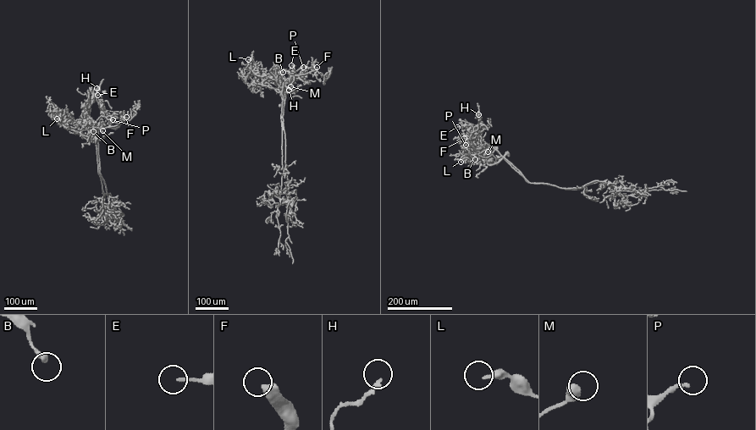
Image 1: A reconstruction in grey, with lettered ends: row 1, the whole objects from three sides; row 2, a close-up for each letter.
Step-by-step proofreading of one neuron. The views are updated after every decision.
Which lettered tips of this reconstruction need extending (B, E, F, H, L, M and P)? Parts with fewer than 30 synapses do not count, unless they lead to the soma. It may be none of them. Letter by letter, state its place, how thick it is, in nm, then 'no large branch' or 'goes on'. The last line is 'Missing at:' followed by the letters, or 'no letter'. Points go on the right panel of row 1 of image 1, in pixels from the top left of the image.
B: place (475, 159); calibre 320 nm; no large branch
E: place (457, 127); calibre 140 nm; goes on
F: place (464, 138); calibre 480 nm; goes on
H: place (478, 114); calibre 180 nm; no large branch
L: place (460, 162); calibre 280 nm; no large branch
M: place (488, 151); calibre 480 nm; no large branch
P: place (466, 145); calibre 200 nm; goes on
Missing at: E, F, P

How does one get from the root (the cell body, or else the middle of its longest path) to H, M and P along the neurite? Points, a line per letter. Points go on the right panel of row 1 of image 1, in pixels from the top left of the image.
H: (507, 153), (498, 162), (487, 163), (494, 149), (480, 140), (482, 126), (478, 114)
M: (507, 153), (498, 162), (488, 165), (487, 162), (495, 147), (488, 148), (488, 151)
P: (507, 153), (498, 162), (488, 165), (487, 162), (495, 147), (479, 137), (466, 145)

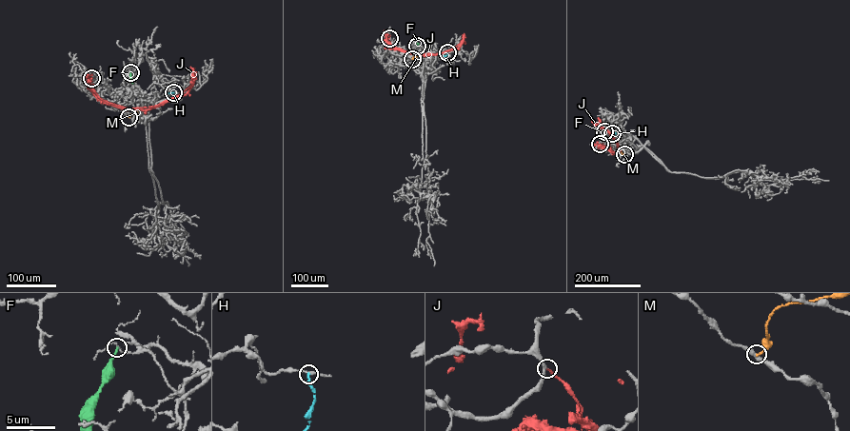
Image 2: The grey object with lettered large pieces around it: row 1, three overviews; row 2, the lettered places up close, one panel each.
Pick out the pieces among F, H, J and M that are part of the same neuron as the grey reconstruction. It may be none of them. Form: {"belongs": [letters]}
{"belongs": []}

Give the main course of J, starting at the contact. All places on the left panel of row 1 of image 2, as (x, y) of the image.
J: (91, 78), (88, 86), (100, 100), (145, 110), (185, 95), (193, 78), (185, 90), (165, 101)

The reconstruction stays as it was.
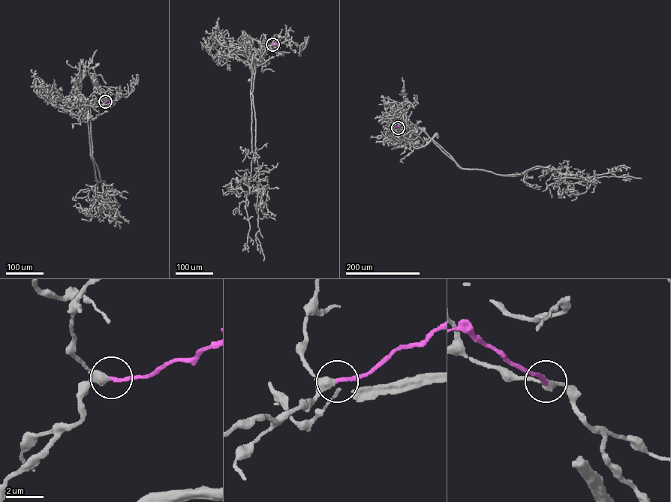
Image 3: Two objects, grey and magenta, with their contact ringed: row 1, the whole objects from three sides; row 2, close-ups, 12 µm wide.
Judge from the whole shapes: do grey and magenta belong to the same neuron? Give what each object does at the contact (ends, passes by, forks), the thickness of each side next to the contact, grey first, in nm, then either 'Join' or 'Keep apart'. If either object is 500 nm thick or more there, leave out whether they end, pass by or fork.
At the ring grey passes by. At the ring magenta ends. Thickness 360 nm (grey) against 200 nm. Join

